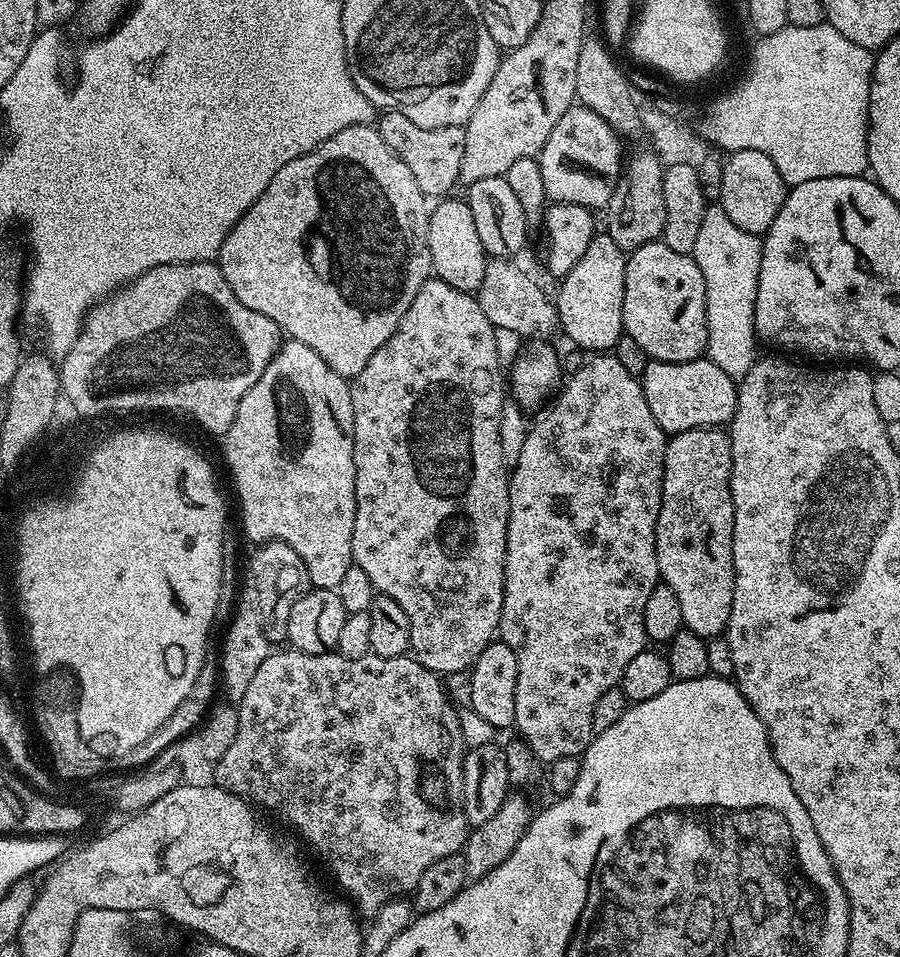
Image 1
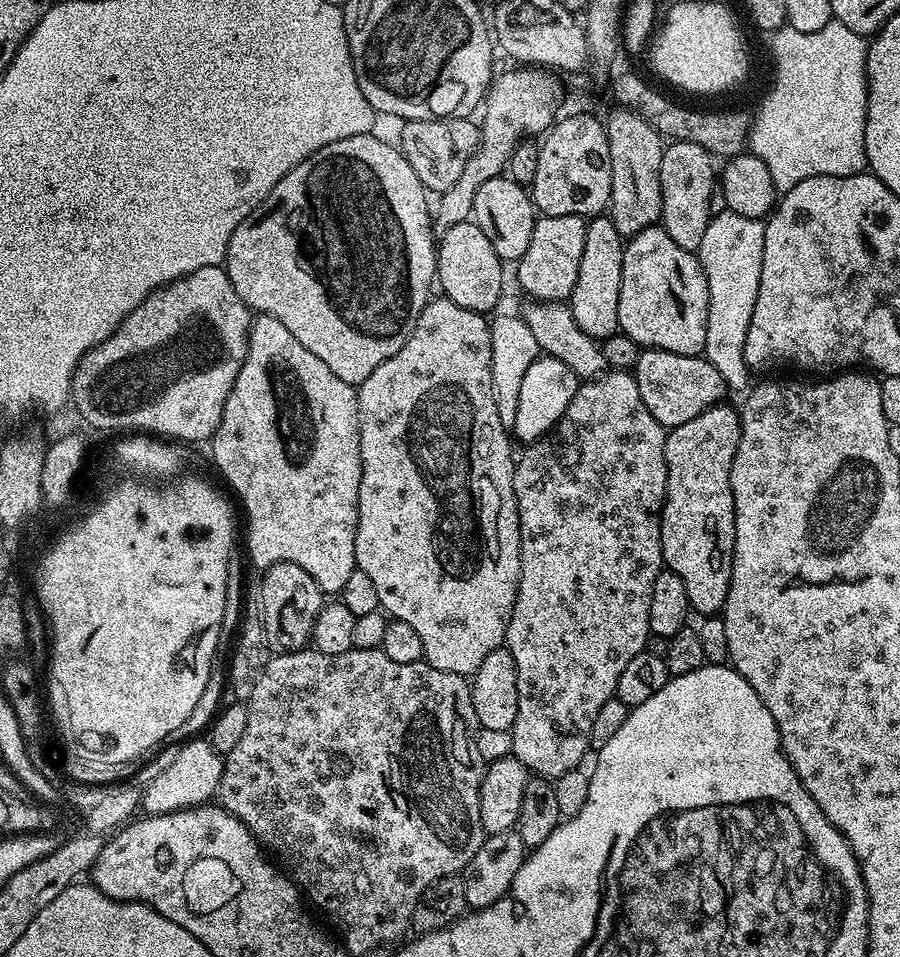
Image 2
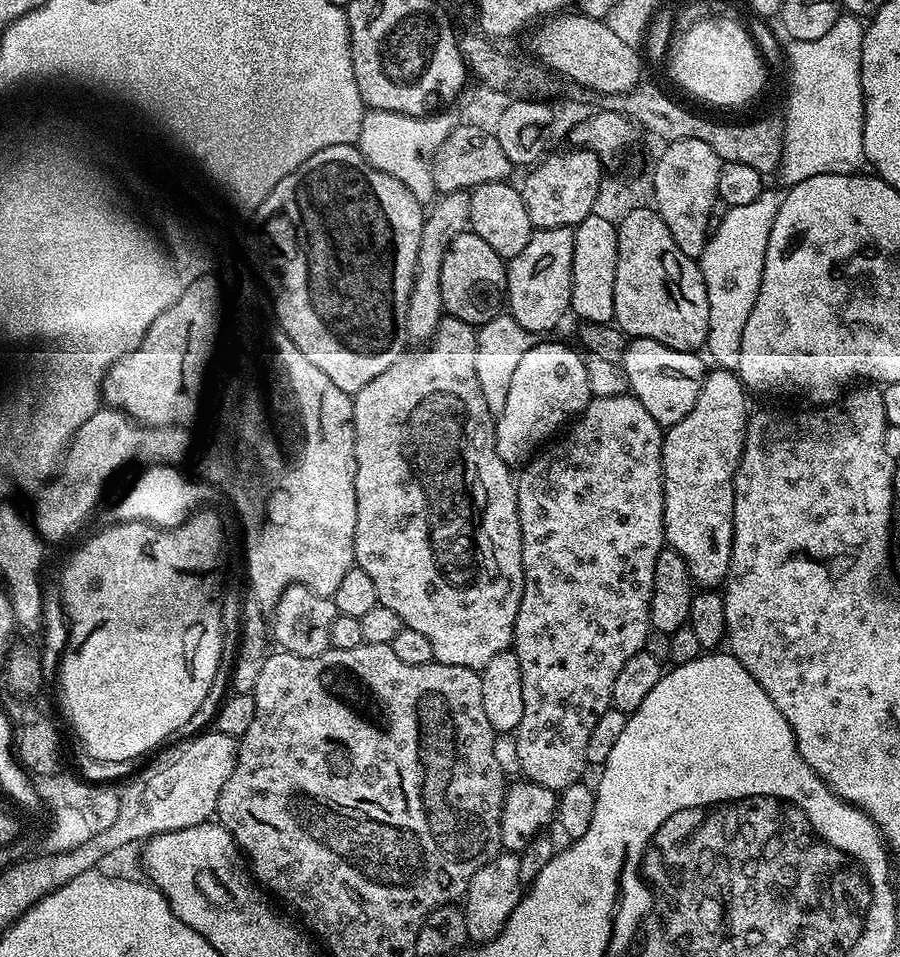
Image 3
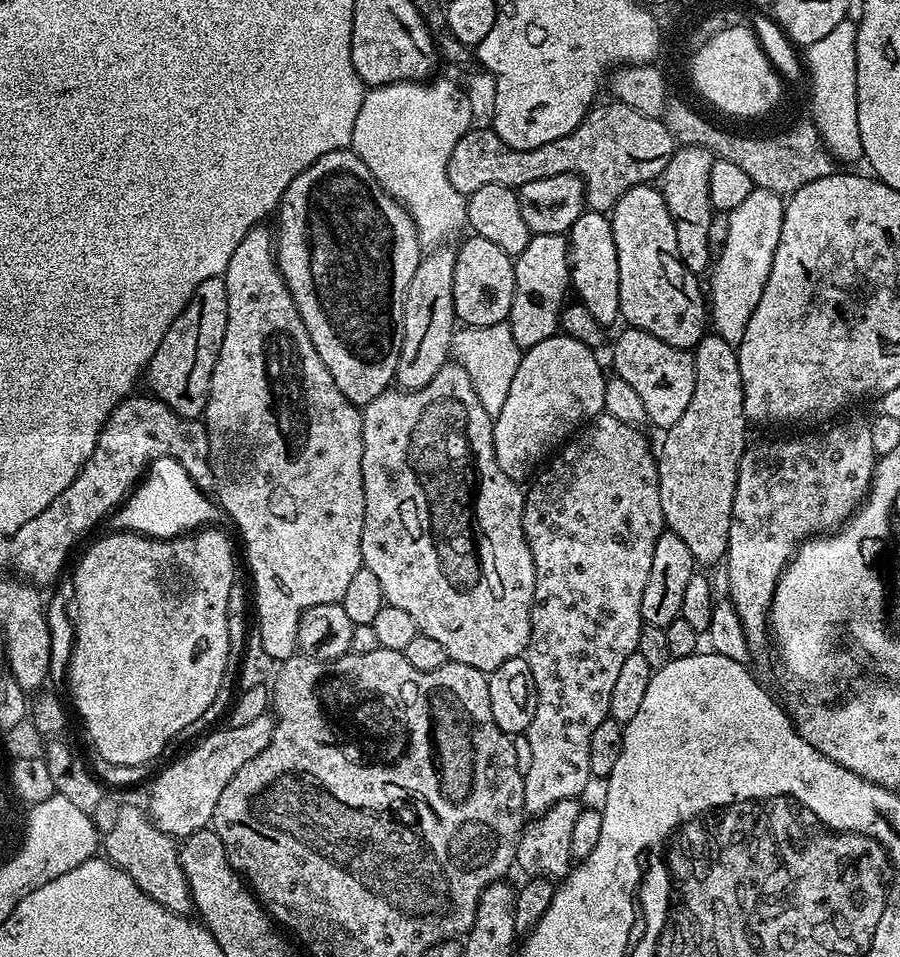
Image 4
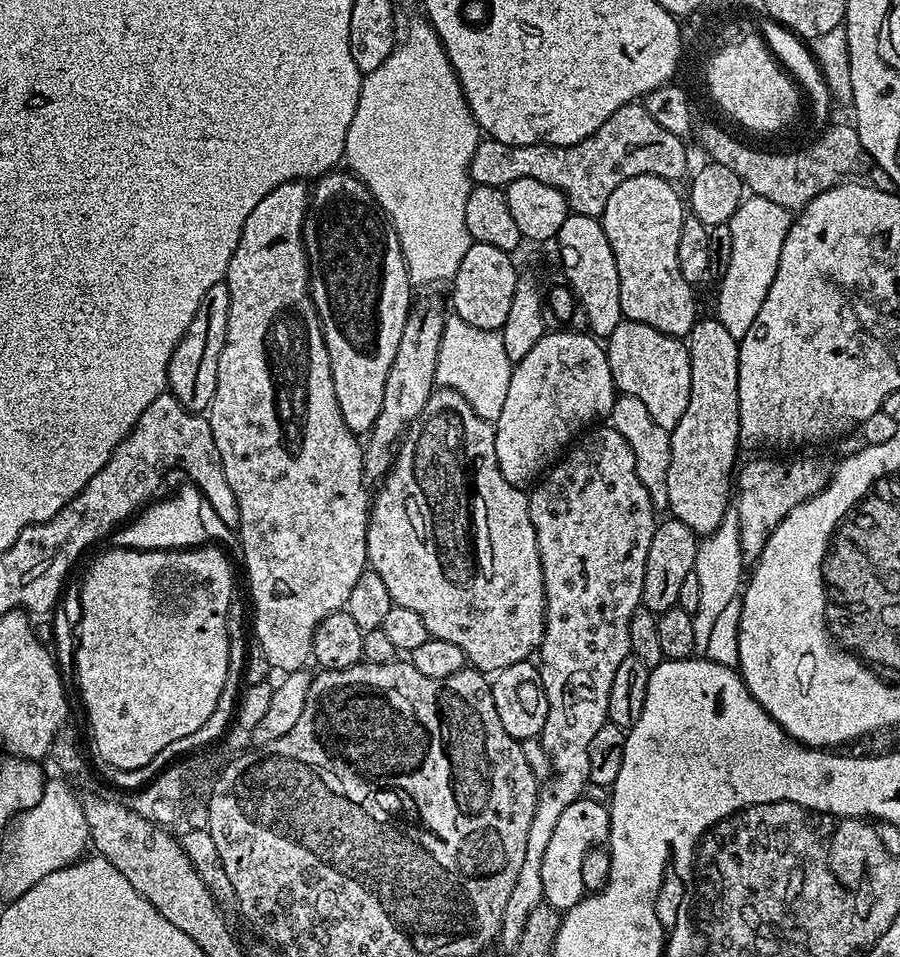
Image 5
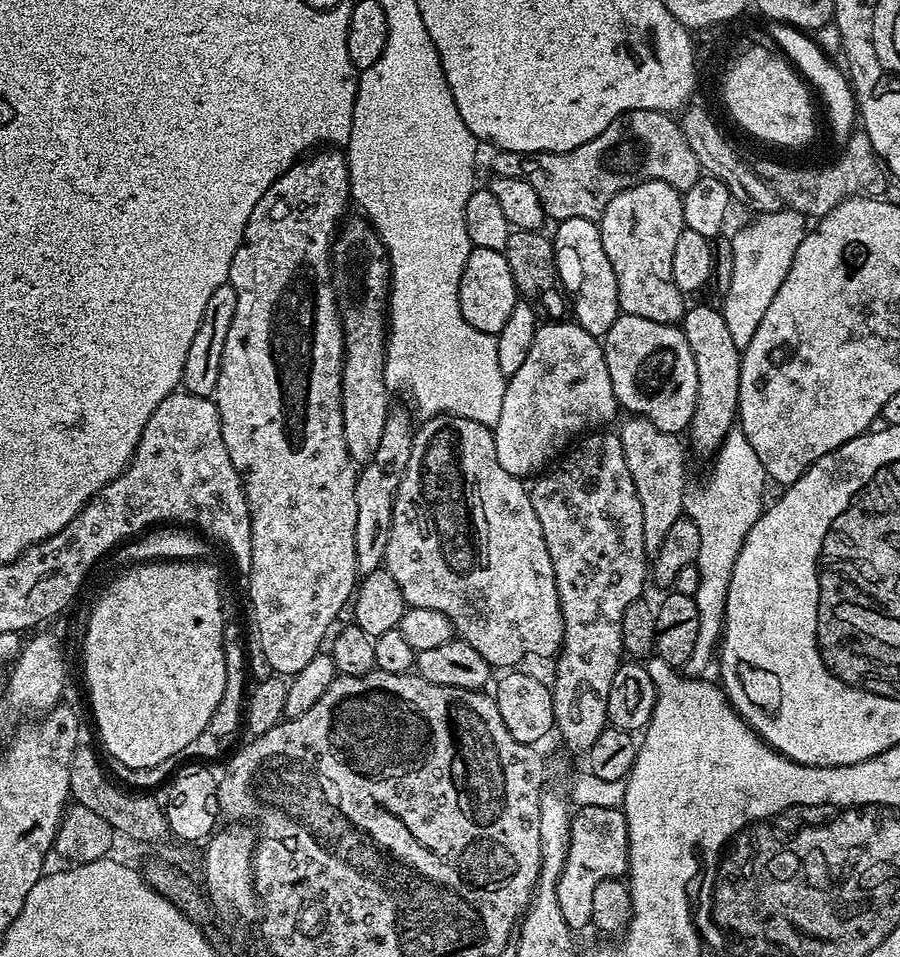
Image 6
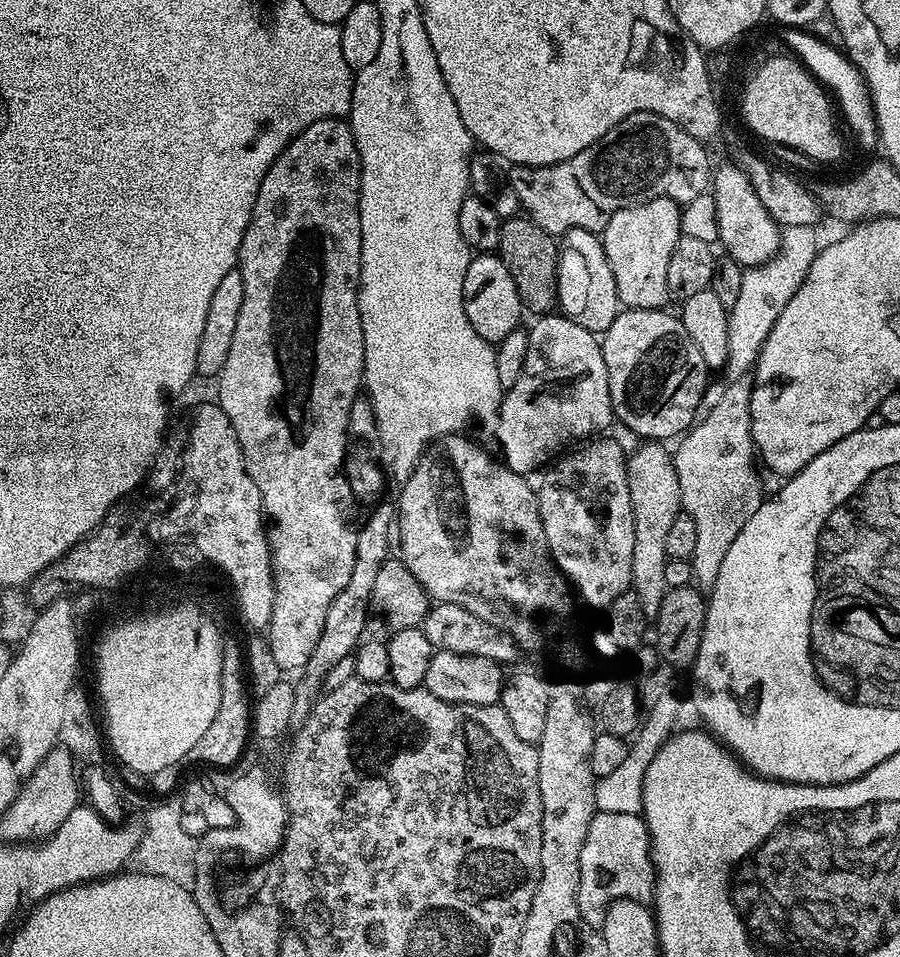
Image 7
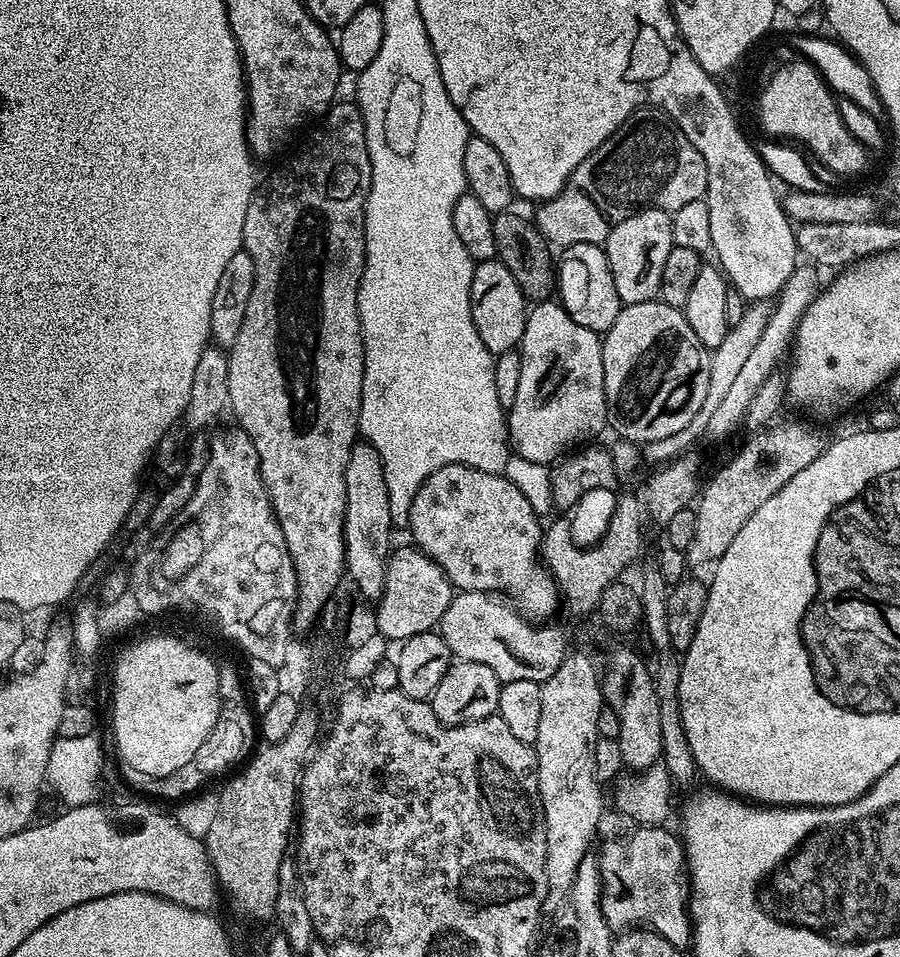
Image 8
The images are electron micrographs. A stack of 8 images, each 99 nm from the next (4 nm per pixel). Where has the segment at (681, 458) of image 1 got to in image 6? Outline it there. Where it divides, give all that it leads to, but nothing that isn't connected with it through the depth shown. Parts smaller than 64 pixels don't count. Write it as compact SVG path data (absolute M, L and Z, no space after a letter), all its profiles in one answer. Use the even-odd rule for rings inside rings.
M696 304L687 309L682 321L682 327L686 334L686 342L690 342L690 351L694 354L694 362L698 366L698 402L694 406L694 414L686 429L686 440L696 452L715 453L720 443L726 438L726 434L733 431L734 421L738 416L740 403L738 402L738 390L740 389L740 357L742 349L734 346L730 329L726 326L726 318L719 307L711 308L708 304Z

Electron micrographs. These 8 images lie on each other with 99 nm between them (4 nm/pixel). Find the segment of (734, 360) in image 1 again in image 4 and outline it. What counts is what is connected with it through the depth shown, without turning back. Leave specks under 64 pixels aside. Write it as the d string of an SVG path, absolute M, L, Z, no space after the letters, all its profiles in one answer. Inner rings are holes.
M753 187L752 193L745 198L739 206L734 206L734 210L728 213L729 216L729 233L726 242L722 246L722 252L715 257L714 263L710 268L710 277L712 276L712 292L710 288L710 324L714 327L715 335L721 336L726 342L730 342L734 346L739 346L742 338L746 334L746 326L750 326L750 314L754 314L754 310L758 306L758 298L762 298L762 290L766 290L766 278L770 278L770 266L774 262L774 250L778 246L778 238L782 234L782 218L784 217L785 197L774 194L774 190L766 190L765 188Z

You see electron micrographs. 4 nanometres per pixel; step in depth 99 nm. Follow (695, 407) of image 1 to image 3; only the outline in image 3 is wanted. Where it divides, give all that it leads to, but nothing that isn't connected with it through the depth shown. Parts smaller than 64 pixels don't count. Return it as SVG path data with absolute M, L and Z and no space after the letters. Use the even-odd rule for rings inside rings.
M638 336L629 339L623 365L631 395L642 402L646 410L650 410L650 418L660 425L671 426L682 422L682 418L694 410L694 402L698 402L698 394L704 385L706 367L703 359L703 355L674 350L650 338Z

